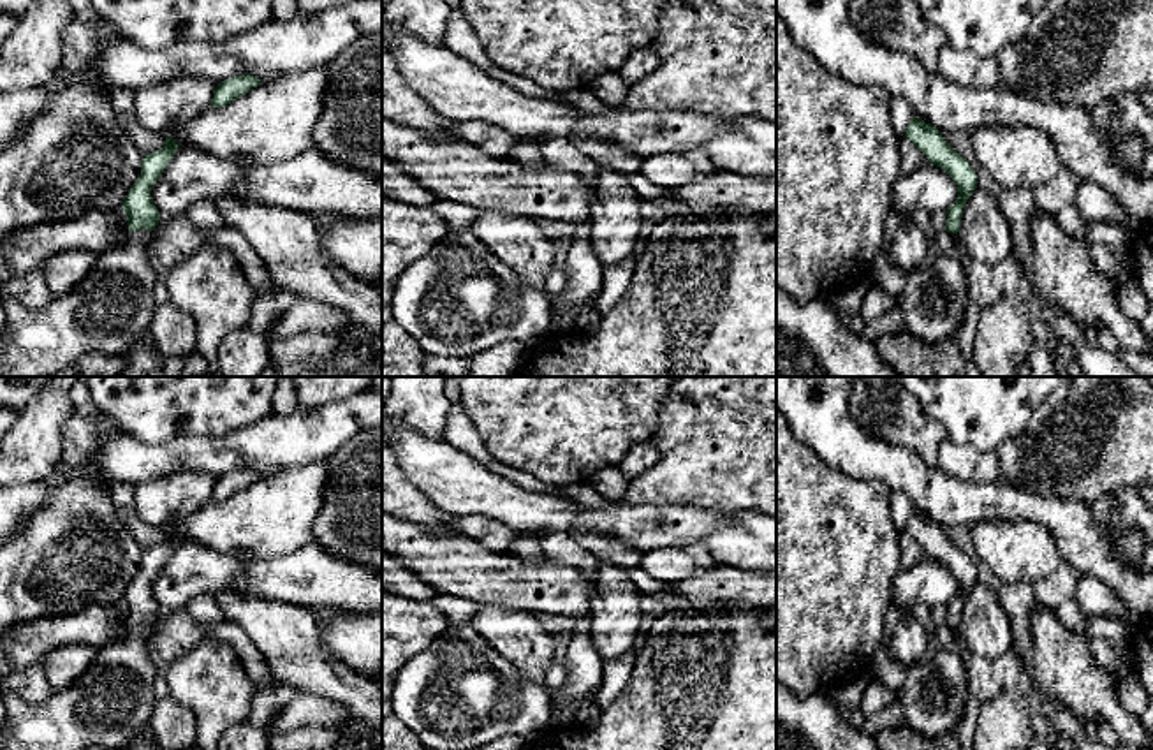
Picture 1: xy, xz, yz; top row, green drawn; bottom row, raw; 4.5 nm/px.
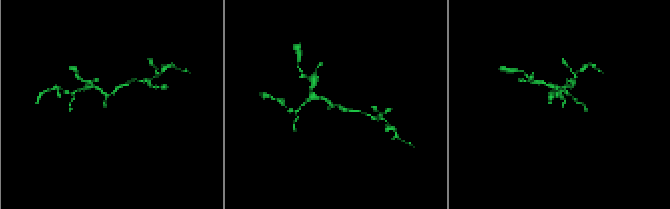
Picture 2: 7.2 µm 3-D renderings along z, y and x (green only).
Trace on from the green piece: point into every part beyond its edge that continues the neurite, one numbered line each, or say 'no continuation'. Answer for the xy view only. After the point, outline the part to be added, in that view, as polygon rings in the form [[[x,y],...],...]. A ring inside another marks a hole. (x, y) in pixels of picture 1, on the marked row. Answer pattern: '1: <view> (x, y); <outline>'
1: xy (108, 312); [[[139,229],[109,252],[97,255],[88,275],[72,292],[55,296],[40,308],[30,310],[19,301],[7,301],[7,324],[0,338],[0,377],[51,377],[90,352],[127,356],[141,343],[155,315],[153,290],[158,266],[150,255],[150,232]]]

